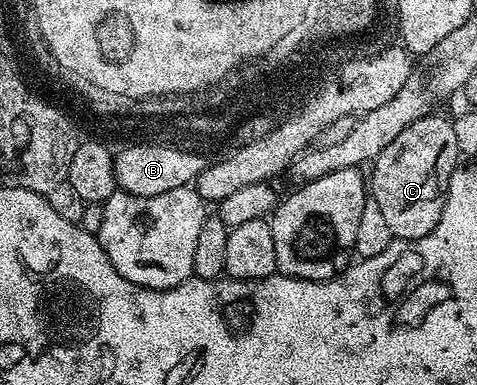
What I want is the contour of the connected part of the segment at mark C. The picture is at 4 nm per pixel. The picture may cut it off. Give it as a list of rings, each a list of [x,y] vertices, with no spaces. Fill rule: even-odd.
[[[440,113],[415,121],[372,160],[371,198],[383,213],[394,239],[427,237],[439,225],[449,182],[459,166],[455,129]]]

